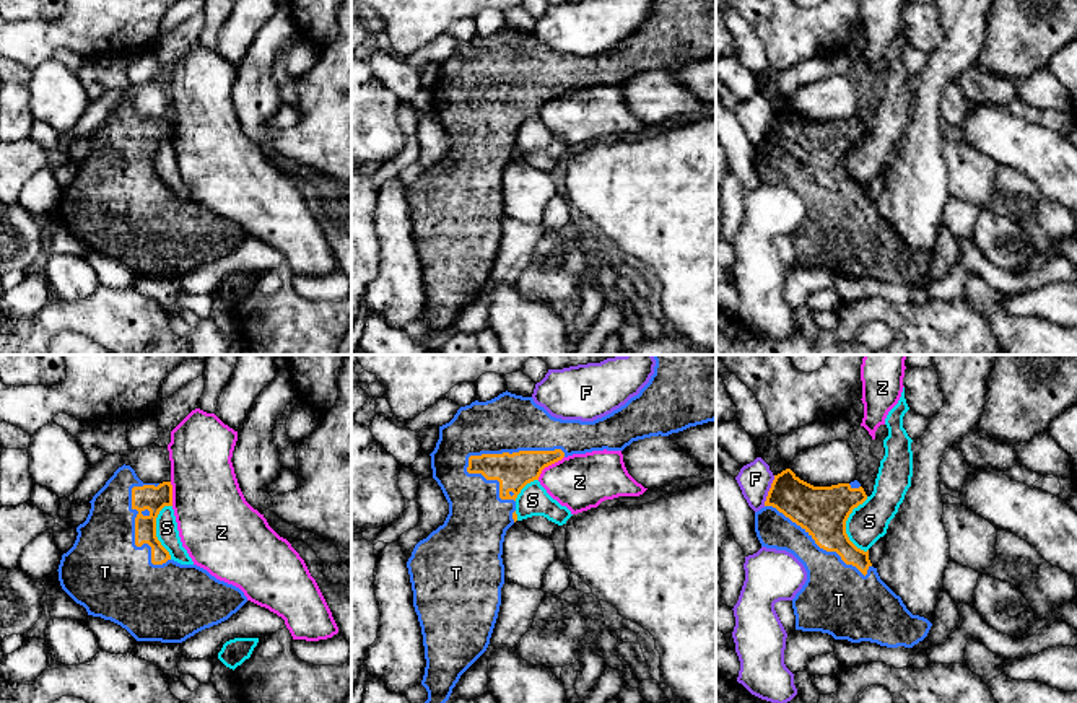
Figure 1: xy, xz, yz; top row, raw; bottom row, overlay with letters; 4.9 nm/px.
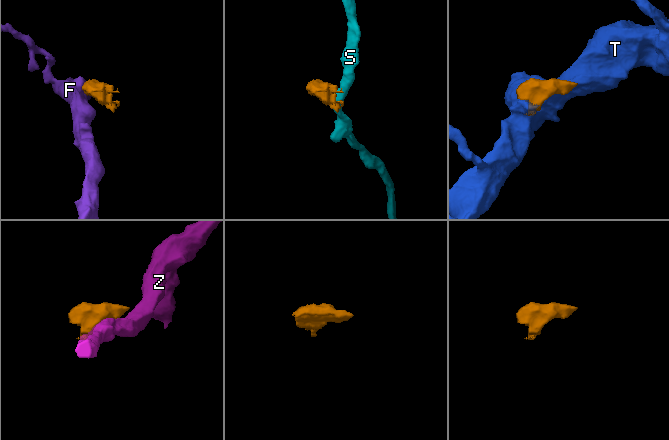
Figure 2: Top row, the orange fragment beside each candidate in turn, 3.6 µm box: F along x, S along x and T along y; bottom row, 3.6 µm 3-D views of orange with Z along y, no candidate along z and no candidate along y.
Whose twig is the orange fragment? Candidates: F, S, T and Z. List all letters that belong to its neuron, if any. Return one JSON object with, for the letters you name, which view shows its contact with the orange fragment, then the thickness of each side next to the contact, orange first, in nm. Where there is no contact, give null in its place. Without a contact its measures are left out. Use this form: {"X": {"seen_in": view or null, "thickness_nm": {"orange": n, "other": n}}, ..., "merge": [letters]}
{"T": {"seen_in": "xz", "thickness_nm": {"orange": 180, "other": 280}}, "merge": ["T"]}

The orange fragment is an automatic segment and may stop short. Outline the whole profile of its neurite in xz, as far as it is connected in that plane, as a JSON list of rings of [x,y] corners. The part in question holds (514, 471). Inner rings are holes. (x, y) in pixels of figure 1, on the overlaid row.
[[[652,355],[654,374],[625,405],[594,421],[561,420],[552,417],[532,397],[503,392],[486,402],[460,407],[454,418],[439,426],[439,439],[431,456],[433,478],[441,487],[449,514],[443,526],[420,540],[407,561],[413,607],[423,635],[425,675],[428,692],[425,703],[446,703],[460,675],[486,651],[501,605],[504,584],[503,542],[506,531],[517,521],[516,498],[521,490],[538,480],[542,470],[563,457],[592,451],[623,451],[633,441],[669,436],[690,426],[716,420],[716,355]]]

